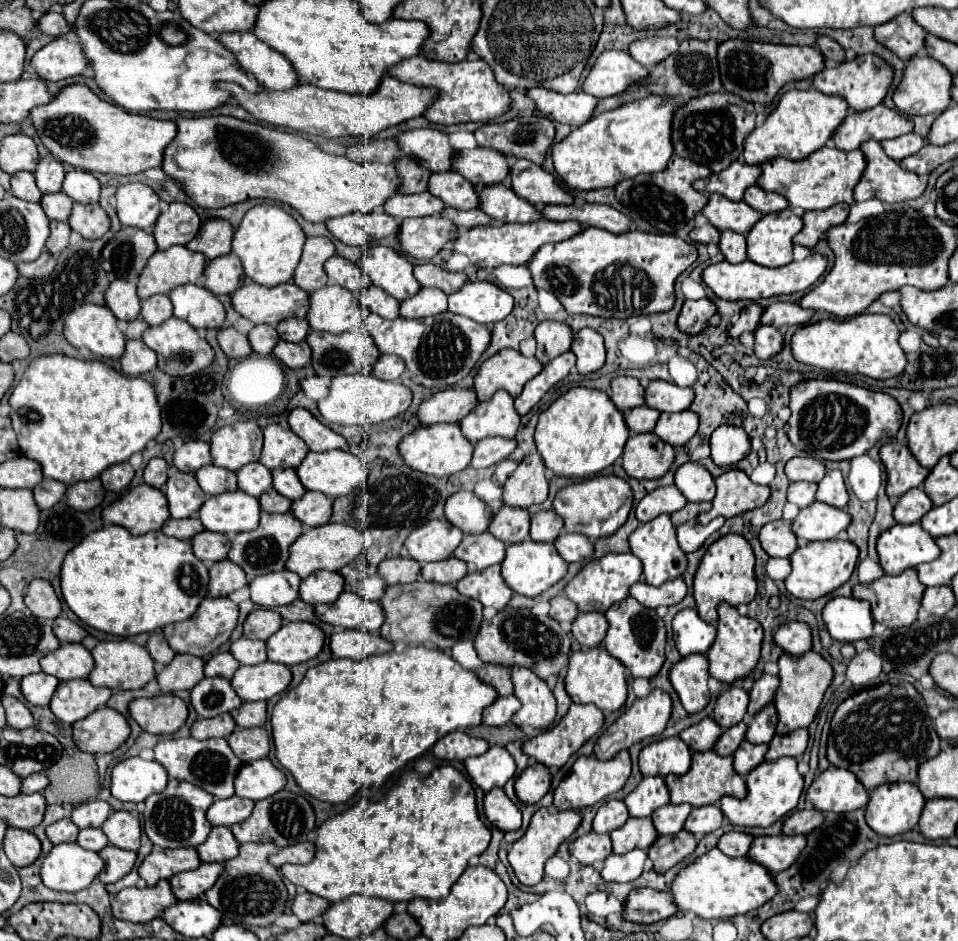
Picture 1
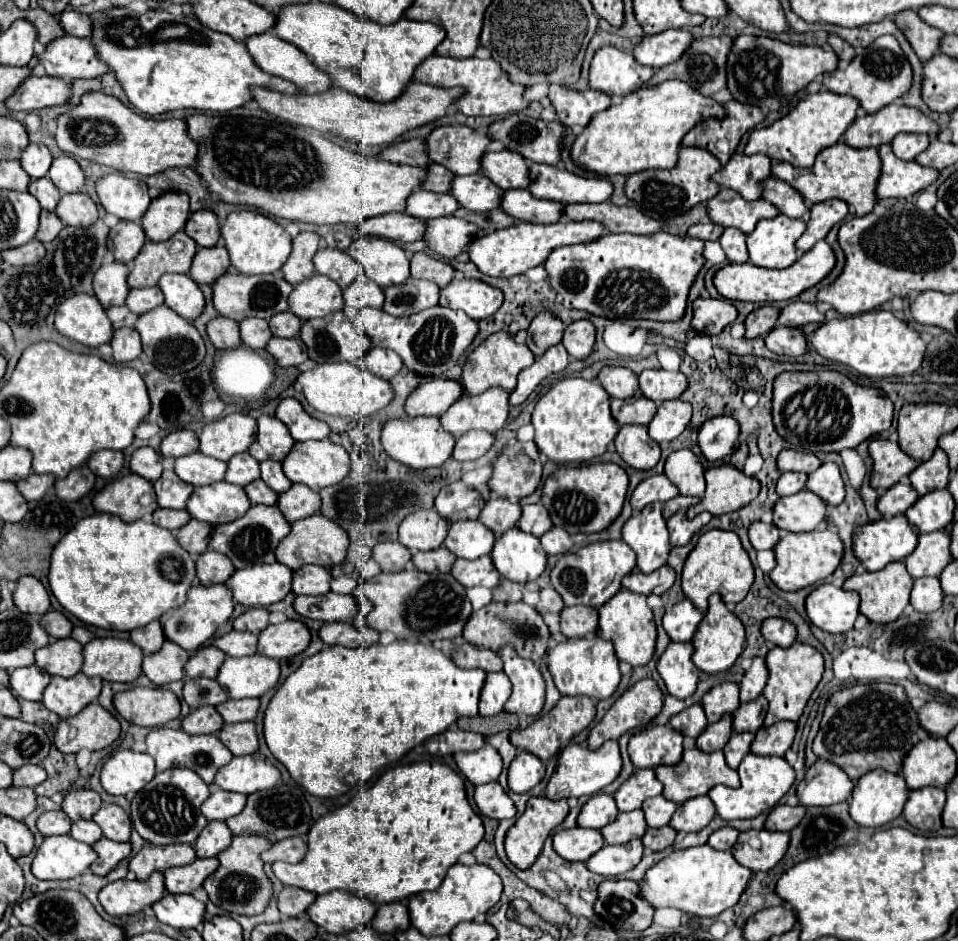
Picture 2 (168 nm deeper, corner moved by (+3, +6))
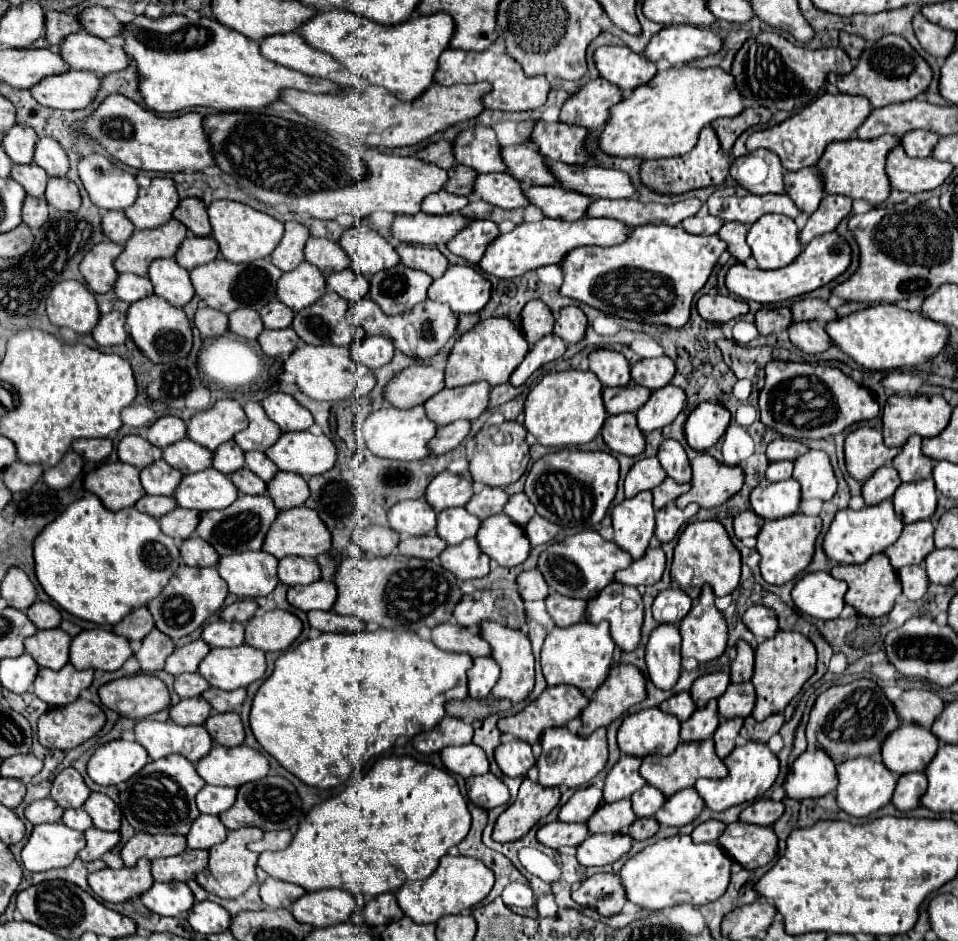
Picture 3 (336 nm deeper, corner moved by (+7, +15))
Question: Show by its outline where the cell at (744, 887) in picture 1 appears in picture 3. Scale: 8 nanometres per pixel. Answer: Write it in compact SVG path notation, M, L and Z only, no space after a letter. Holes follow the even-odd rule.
M690 835L658 839L624 863L618 877L626 899L648 911L662 911L680 903L706 905L722 897L730 883L730 857L716 843L694 843Z

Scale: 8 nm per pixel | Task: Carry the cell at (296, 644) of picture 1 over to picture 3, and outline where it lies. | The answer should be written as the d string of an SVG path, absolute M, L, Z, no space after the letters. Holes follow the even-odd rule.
M266 611L246 625L246 643L262 651L284 651L300 635L302 621L290 611Z

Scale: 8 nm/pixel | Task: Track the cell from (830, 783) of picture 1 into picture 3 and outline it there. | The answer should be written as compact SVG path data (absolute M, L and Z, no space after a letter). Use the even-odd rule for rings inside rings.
M822 749L804 751L794 763L792 771L784 779L784 791L792 799L824 797L834 791L836 785L836 765L826 757Z

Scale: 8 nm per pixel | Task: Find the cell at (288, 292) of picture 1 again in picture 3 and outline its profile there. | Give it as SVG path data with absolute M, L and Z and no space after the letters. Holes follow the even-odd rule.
M216 259L190 271L190 279L196 295L208 307L218 309L222 313L232 313L234 309L240 309L240 307L250 307L260 311L266 303L276 301L276 283L280 275L282 271L278 271L270 263L270 259L254 259L250 263L230 263L224 259Z

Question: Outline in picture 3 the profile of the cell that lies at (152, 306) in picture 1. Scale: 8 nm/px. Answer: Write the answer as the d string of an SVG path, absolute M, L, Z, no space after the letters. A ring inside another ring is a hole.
M126 273L126 275L118 275L114 293L116 293L118 299L134 303L138 299L144 299L144 297L152 295L154 291L152 291L152 285L150 285L148 277L138 277L138 275Z

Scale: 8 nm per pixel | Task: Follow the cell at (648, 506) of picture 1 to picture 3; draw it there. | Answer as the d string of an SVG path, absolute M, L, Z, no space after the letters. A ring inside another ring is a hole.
M650 457L650 459L640 459L636 461L628 475L626 475L626 481L624 481L624 491L626 491L626 497L634 497L638 495L640 491L646 491L646 489L654 489L656 485L660 485L662 481L666 479L666 473L662 469L662 465L656 461L656 457Z

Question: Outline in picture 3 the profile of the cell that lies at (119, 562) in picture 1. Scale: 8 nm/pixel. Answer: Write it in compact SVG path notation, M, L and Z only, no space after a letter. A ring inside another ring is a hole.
M96 495L70 503L66 511L46 525L46 529L42 529L42 533L34 539L34 571L42 589L70 615L98 625L116 625L134 609L144 607L150 599L162 593L178 565L178 545L172 537L160 531L156 517L140 513L134 507L108 511Z

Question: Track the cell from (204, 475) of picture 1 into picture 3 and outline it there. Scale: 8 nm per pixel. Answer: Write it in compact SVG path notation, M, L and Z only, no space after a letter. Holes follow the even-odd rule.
M186 437L186 439L180 439L172 445L168 445L162 453L162 459L182 473L196 473L196 471L210 467L212 451L204 449L202 445L198 445Z

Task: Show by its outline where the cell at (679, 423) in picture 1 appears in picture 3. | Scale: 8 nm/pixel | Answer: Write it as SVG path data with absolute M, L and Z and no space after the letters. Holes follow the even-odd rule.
M664 385L652 391L650 399L638 409L638 427L642 433L650 433L654 429L670 425L676 415L682 411L686 401L686 393L674 385Z

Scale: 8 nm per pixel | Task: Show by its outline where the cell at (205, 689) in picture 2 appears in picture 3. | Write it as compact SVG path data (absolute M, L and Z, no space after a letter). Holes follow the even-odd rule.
M184 673L184 675L178 675L174 679L174 691L186 699L186 697L196 697L196 695L202 695L206 689L208 689L208 681L198 675L198 673Z

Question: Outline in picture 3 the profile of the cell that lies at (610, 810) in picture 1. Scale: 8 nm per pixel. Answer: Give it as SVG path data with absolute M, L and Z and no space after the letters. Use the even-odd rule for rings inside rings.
M582 787L560 807L558 819L566 823L586 823L602 801L602 791L598 787Z

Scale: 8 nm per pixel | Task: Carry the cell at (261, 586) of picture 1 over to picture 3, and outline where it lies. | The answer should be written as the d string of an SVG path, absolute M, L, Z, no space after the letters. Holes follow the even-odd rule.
M246 551L218 559L218 573L238 597L268 595L276 585L278 561L264 551Z

